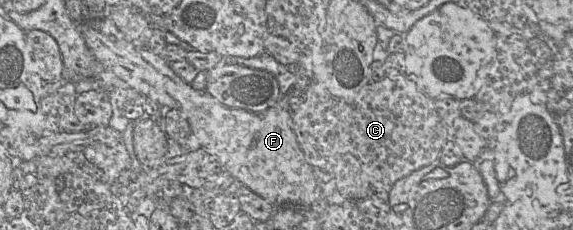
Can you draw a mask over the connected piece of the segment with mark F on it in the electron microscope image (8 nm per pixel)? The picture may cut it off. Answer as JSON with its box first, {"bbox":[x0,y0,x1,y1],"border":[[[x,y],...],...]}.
{"bbox":[77,18,318,210],"border":[[[108,18],[94,19],[77,24],[84,41],[92,55],[101,63],[107,73],[112,73],[131,88],[142,93],[161,107],[179,111],[189,122],[193,135],[200,148],[214,155],[223,167],[240,185],[243,185],[274,205],[293,205],[309,210],[310,195],[318,182],[313,167],[307,162],[296,135],[292,129],[289,101],[305,92],[310,77],[299,79],[281,97],[276,78],[269,72],[245,67],[241,64],[225,64],[224,59],[207,71],[206,90],[195,90],[184,82],[160,55],[136,47],[128,41],[114,22]]]}

